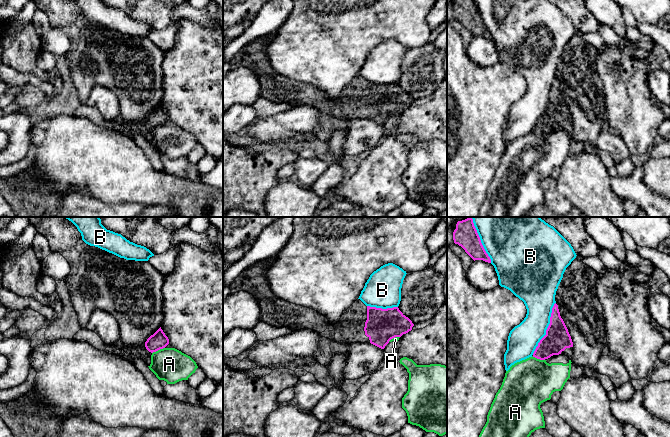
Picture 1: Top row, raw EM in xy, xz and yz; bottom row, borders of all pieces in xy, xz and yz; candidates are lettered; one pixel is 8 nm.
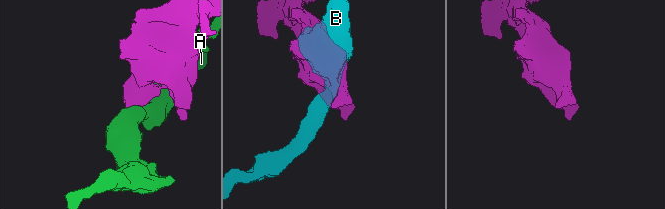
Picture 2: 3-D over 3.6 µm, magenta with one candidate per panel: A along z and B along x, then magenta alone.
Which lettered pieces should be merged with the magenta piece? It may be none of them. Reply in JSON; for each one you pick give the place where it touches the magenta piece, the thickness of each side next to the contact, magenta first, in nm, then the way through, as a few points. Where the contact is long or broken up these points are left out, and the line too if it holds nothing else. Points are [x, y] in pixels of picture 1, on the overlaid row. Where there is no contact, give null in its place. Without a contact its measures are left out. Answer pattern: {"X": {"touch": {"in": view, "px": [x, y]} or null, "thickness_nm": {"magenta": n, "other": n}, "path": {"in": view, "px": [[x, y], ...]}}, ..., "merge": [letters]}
{"merge": []}

